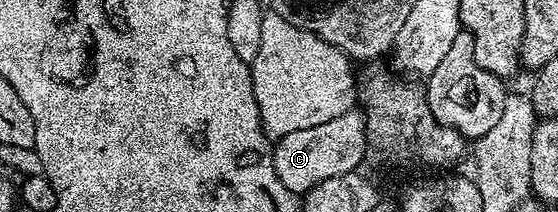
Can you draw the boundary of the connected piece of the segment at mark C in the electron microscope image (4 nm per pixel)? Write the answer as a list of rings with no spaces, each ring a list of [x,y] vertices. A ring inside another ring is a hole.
[[[355,108],[341,116],[333,116],[333,120],[325,124],[317,124],[317,128],[301,128],[301,132],[289,132],[289,136],[274,143],[271,151],[277,180],[281,180],[289,192],[300,196],[321,184],[321,180],[356,173],[363,162],[363,154],[367,153],[365,118]]]

